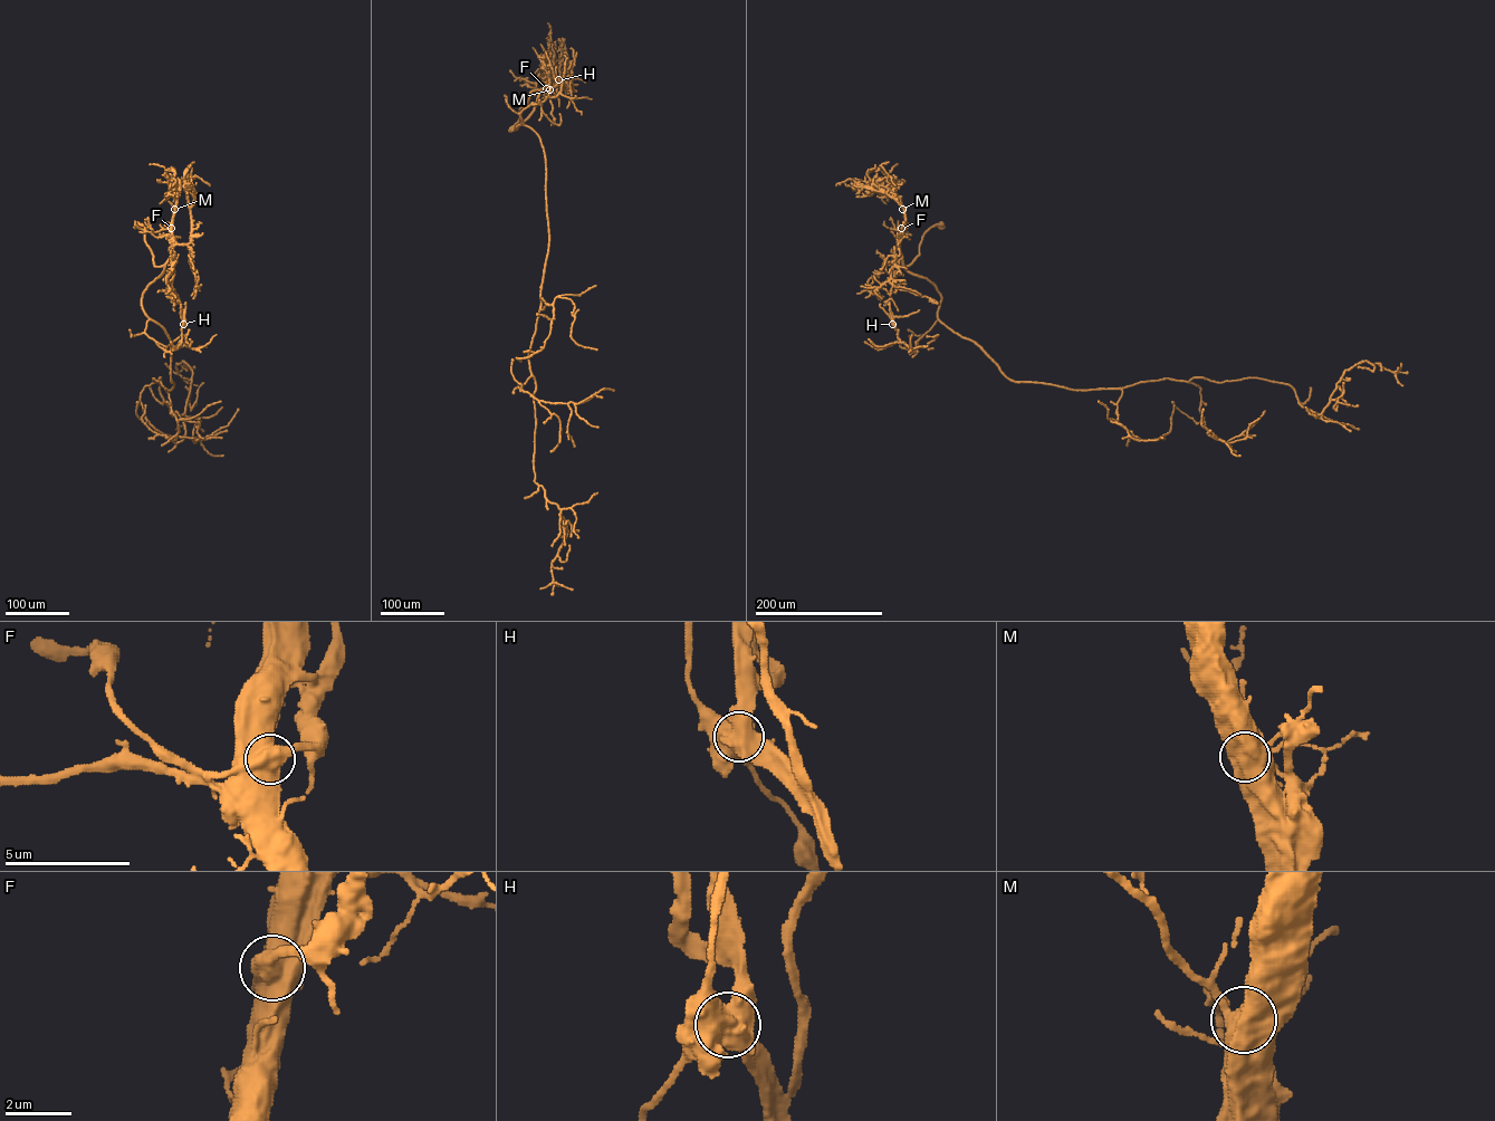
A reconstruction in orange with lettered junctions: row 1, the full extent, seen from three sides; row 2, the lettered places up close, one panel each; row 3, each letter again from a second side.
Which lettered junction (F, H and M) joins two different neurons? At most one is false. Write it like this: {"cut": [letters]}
{"cut": ["H"]}

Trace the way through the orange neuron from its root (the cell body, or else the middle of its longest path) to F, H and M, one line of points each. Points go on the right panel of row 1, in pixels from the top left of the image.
F: (940, 226), (926, 232), (919, 255), (903, 266), (900, 249), (901, 228)
H: (940, 226), (926, 232), (919, 255), (902, 265), (935, 286), (938, 319), (914, 352), (899, 345), (893, 324)
M: (940, 226), (926, 232), (919, 255), (902, 266), (900, 240), (904, 220), (902, 209)

